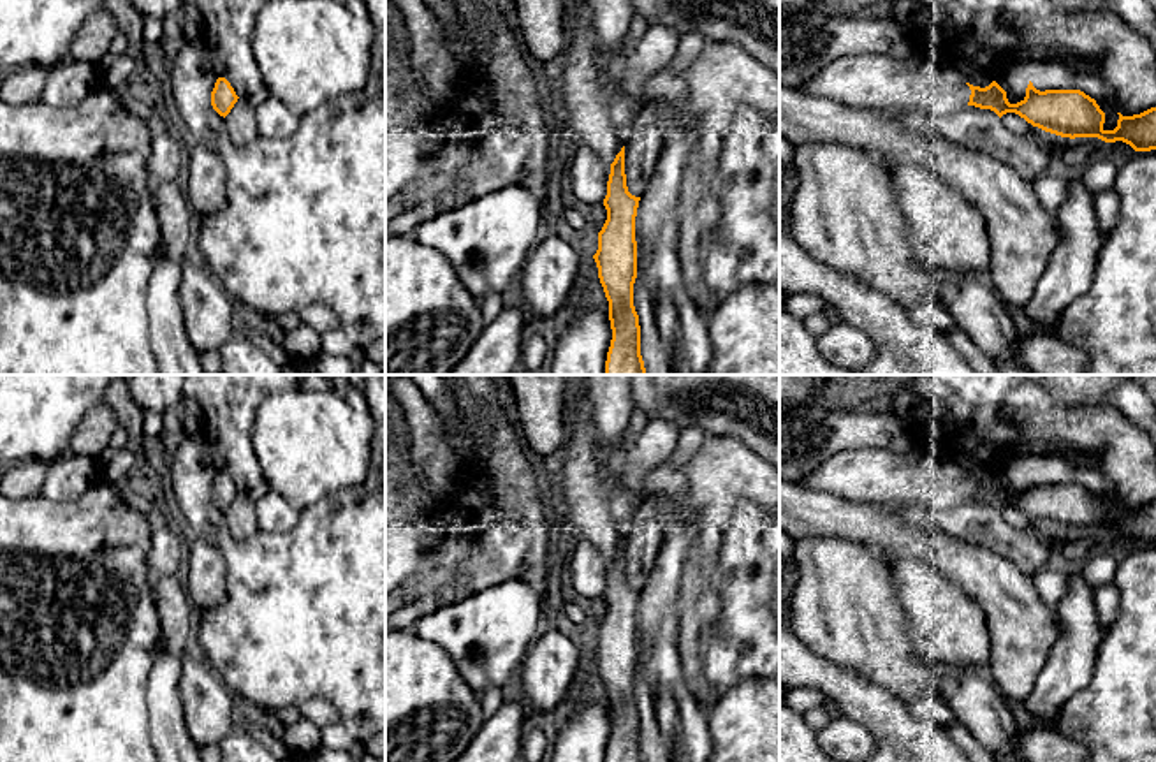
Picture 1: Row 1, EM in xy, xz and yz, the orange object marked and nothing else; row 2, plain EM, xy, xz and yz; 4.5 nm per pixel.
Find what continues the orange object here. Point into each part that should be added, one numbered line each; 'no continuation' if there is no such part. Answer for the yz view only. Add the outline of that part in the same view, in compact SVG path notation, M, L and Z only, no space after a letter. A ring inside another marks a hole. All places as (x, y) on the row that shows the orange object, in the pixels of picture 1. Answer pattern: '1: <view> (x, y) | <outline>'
1: yz (873, 81) | M876 53L841 56L797 90L890 114L906 109L950 114L966 107L971 95L969 86L941 63Z

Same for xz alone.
1: xz (583, 94) | M588 0L570 5L567 63L556 83L556 109L563 130L591 148L605 164L619 153L619 139L609 120L609 106L619 84L619 67L630 51L625 40L618 55L604 62L596 48L593 12Z

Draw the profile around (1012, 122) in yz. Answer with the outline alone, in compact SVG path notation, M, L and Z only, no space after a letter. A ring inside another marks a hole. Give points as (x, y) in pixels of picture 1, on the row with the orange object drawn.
M1006 113L1001 116L1003 127L1017 136L1026 136L1031 139L1042 139L1043 137L1043 130L1038 127L1033 127L1031 123L1028 123L1024 118L1021 118L1015 113Z

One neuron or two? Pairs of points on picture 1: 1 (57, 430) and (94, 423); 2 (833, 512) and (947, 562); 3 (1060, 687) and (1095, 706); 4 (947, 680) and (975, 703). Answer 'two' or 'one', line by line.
1: two
2: one
3: two
4: one

